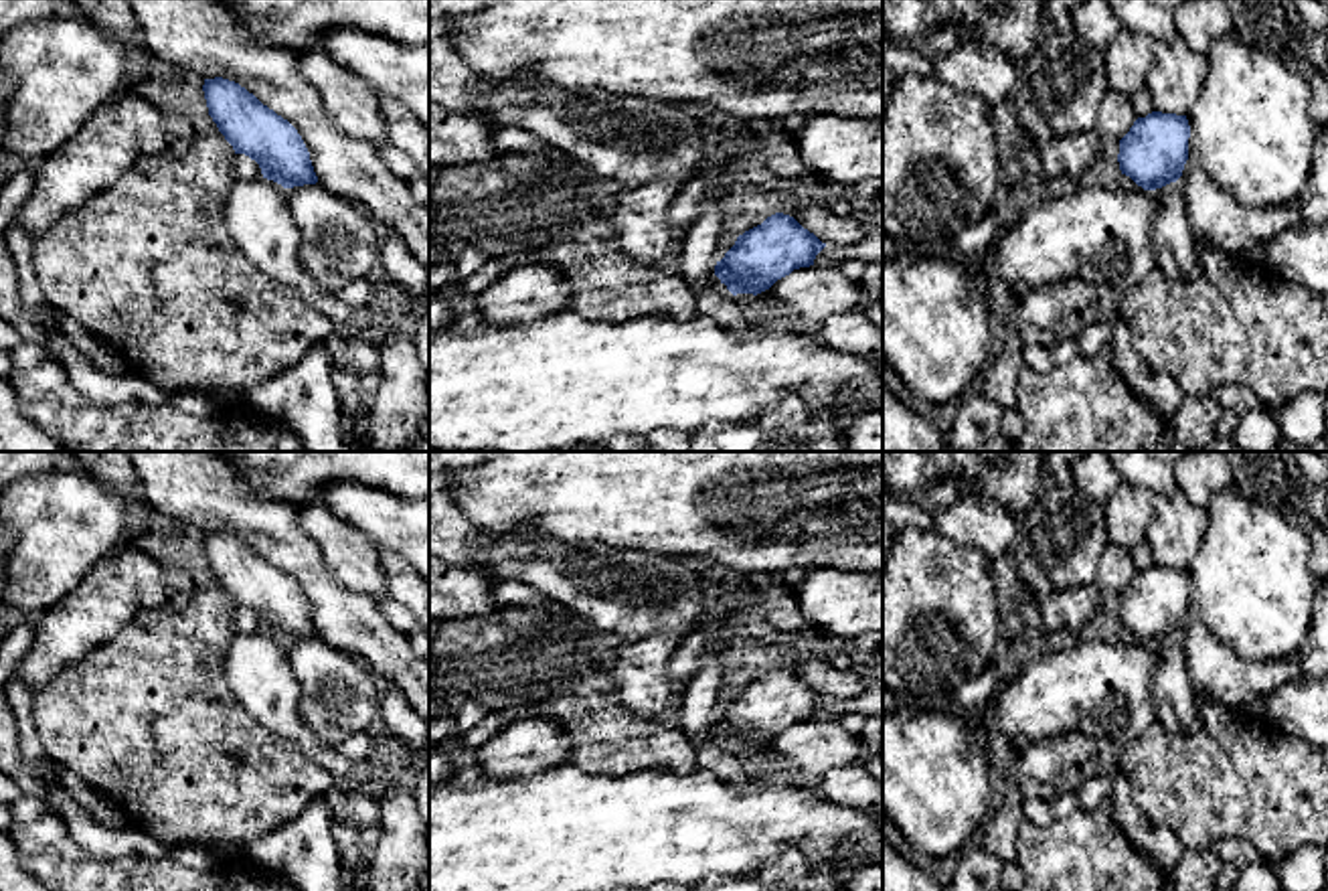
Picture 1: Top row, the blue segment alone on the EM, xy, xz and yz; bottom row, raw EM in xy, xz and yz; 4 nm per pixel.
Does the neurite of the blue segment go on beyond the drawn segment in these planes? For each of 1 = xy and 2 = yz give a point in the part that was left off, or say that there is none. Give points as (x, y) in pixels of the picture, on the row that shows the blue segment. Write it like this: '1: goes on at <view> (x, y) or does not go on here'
1: does not go on here
2: does not go on here

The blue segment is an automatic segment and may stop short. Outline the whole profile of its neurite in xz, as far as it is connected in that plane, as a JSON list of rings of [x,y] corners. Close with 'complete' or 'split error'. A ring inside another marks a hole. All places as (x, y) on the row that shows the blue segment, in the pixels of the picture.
[[[775,213],[761,225],[737,237],[735,245],[715,265],[715,275],[737,294],[761,294],[794,269],[814,265],[826,247],[794,217]]] | complete

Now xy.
[[[215,77],[202,85],[209,115],[233,146],[283,188],[316,184],[310,152],[298,130],[235,81]]] | complete

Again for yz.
[[[1152,111],[1138,117],[1119,140],[1119,170],[1144,190],[1156,190],[1182,176],[1188,160],[1186,115]]] | complete

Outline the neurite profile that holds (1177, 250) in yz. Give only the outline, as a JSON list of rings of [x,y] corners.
[[[1178,182],[1152,190],[1158,202],[1150,231],[1156,267],[1170,281],[1192,281],[1200,275],[1200,241],[1192,233],[1184,194]]]

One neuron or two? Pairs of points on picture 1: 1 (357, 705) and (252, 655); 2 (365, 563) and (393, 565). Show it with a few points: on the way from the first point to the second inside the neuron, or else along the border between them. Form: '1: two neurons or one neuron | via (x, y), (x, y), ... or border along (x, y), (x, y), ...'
1: two neurons | border along (286, 642), (304, 719)
2: two neurons | border along (379, 549), (389, 594)

